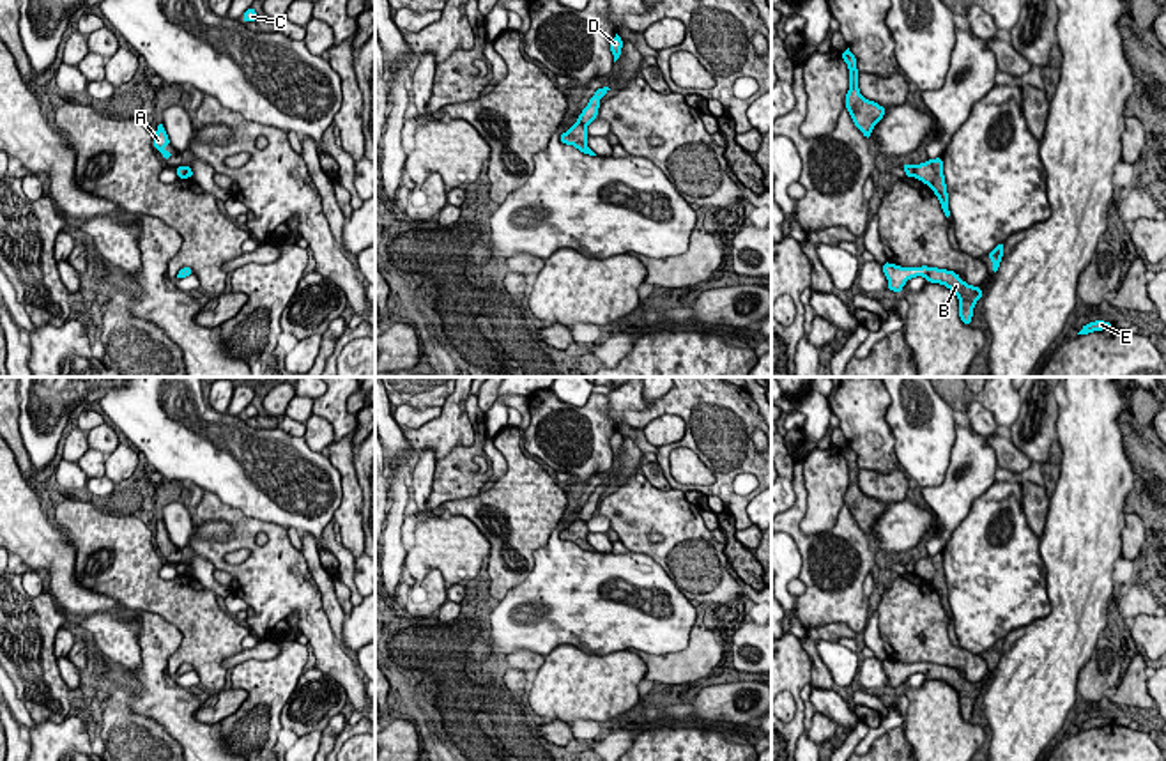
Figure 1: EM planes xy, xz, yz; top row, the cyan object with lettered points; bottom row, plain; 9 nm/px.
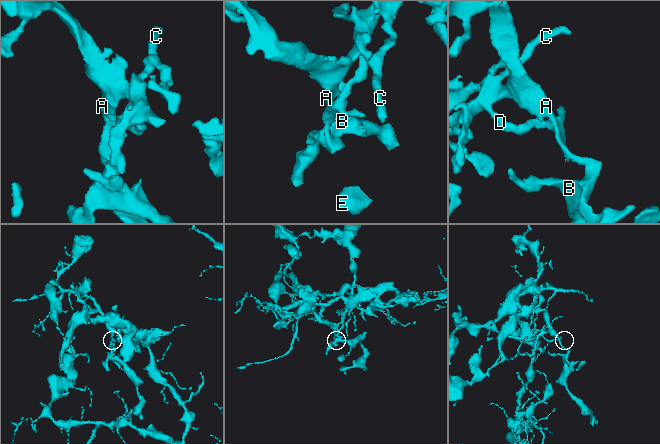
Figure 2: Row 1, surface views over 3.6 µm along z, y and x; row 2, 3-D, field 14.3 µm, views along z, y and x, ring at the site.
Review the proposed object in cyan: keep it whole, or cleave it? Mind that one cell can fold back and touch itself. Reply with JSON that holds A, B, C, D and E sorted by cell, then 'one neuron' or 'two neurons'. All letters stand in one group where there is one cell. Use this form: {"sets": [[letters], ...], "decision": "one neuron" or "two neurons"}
{"sets": [["A", "B", "E"], ["C", "D"]], "decision": "two neurons"}

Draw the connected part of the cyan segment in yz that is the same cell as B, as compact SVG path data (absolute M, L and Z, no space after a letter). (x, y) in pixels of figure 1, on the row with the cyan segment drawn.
M890 262L883 264L885 278L888 280L888 290L902 292L908 280L922 276L929 283L940 283L950 288L959 299L959 317L963 324L970 326L973 317L973 308L977 301L984 296L980 287L968 285L959 278L957 273L938 269L938 267L901 267Z

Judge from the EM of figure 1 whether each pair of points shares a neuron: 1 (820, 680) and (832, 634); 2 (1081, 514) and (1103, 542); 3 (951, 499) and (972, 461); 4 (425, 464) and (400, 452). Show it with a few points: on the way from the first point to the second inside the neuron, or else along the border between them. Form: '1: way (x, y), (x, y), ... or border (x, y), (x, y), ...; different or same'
1: way (818, 666), (813, 653), (813, 641), (818, 636); same
2: way (1085, 521), (1096, 535); same
3: way (958, 491), (972, 469); same
4: border (413, 469), (409, 484); different

